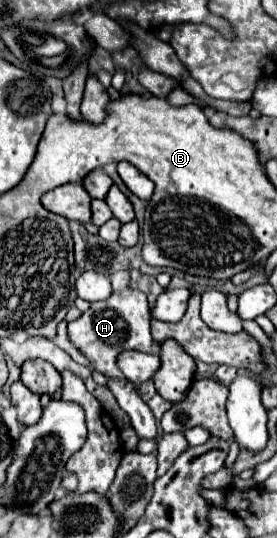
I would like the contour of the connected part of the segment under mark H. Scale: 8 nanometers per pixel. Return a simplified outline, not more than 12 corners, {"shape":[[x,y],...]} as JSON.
{"shape":[[141,290],[113,292],[67,326],[105,376],[123,350],[153,352]]}

